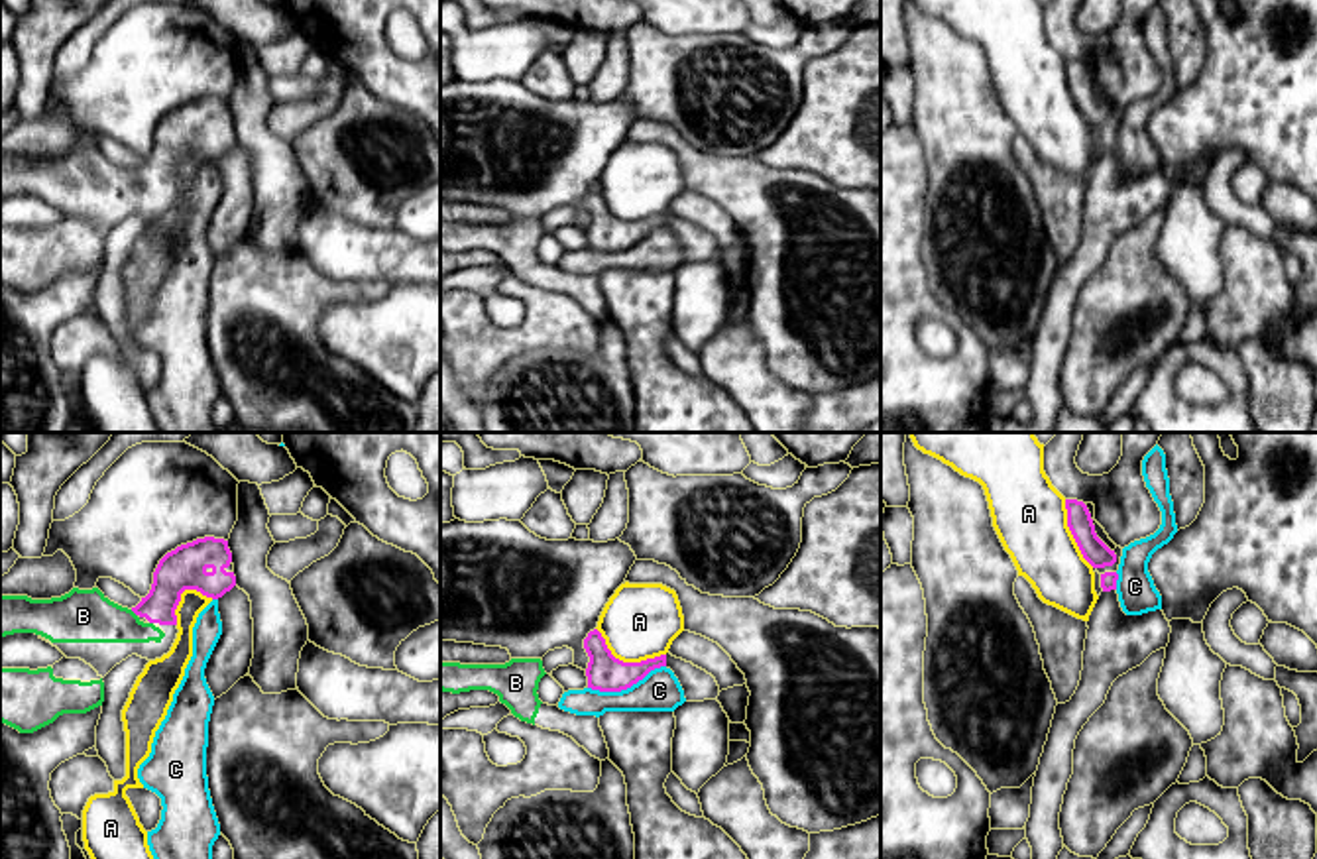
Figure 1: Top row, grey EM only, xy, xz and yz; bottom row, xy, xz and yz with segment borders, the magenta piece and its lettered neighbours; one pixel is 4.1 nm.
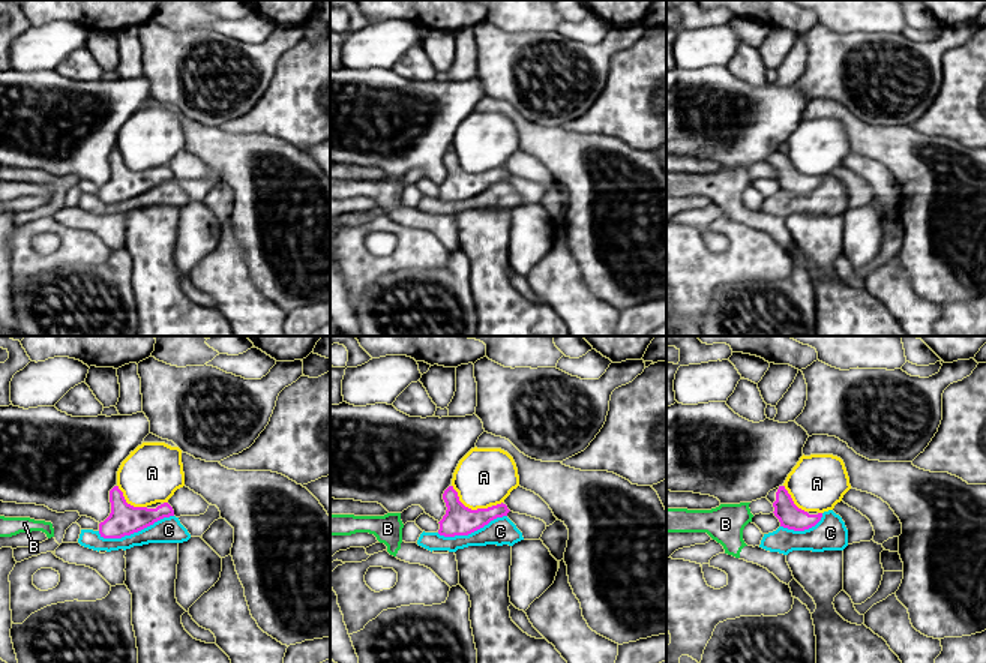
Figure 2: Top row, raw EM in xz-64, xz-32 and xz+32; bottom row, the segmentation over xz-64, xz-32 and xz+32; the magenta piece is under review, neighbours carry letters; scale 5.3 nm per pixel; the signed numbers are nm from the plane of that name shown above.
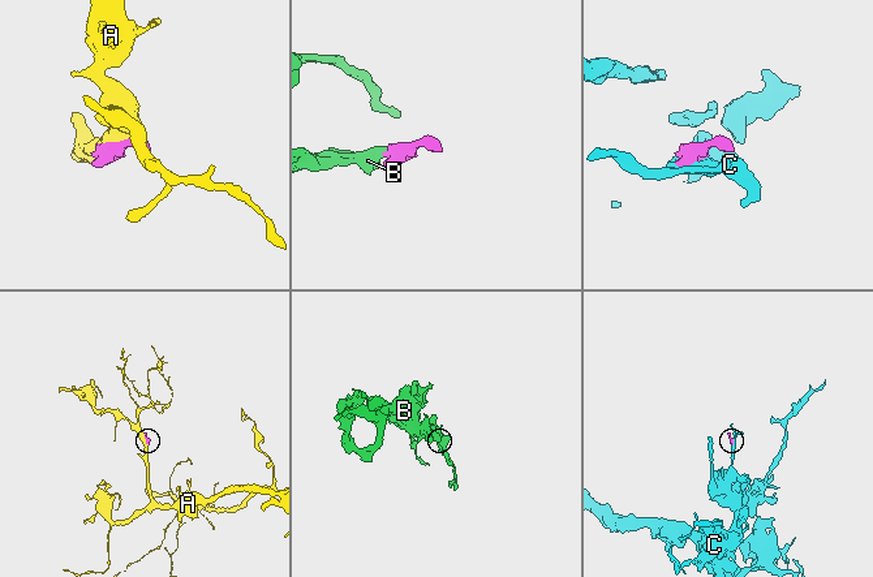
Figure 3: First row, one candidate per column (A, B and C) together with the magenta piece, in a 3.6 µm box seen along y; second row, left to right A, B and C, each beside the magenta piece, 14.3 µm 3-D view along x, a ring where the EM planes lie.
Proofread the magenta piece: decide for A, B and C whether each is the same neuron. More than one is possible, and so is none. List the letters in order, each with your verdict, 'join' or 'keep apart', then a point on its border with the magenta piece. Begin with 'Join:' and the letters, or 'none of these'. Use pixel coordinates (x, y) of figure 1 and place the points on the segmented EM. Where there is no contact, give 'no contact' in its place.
Join: B
A: keep apart; contact xz (626, 663)
B: join; contact xy (134, 612)
C: keep apart; contact xz (626, 688)

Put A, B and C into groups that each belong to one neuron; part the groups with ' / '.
A / B / C

